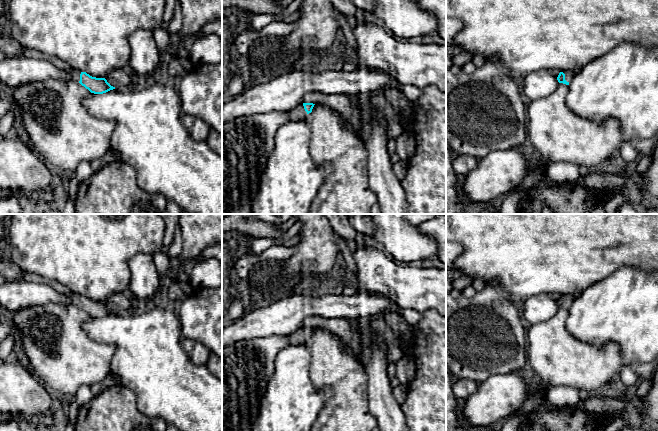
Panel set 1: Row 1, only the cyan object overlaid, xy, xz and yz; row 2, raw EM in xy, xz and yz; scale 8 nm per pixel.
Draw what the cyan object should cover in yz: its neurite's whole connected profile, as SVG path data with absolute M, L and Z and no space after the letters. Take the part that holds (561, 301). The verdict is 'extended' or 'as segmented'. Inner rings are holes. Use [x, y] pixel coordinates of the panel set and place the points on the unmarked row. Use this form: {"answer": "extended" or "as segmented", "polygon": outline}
{"answer": "extended", "polygon": "M572 295L560 296L558 301L557 301L557 304L559 307L569 309L570 305L574 301L574 299L575 298Z"}

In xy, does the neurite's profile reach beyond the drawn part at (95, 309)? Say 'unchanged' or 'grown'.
grown

